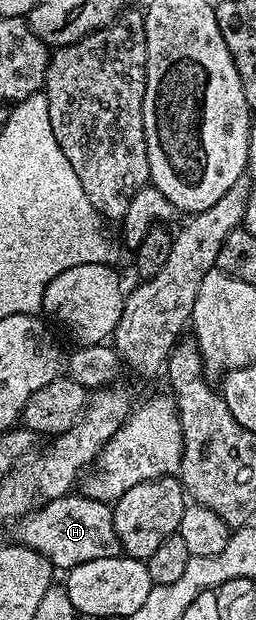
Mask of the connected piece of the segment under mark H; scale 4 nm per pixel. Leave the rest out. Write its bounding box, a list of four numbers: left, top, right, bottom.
[17,492,122,572]

